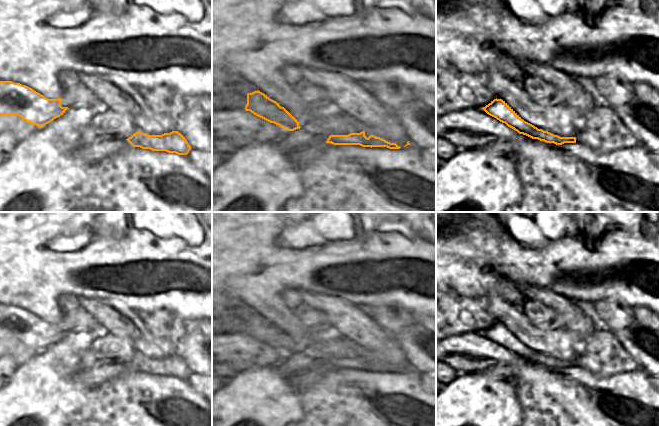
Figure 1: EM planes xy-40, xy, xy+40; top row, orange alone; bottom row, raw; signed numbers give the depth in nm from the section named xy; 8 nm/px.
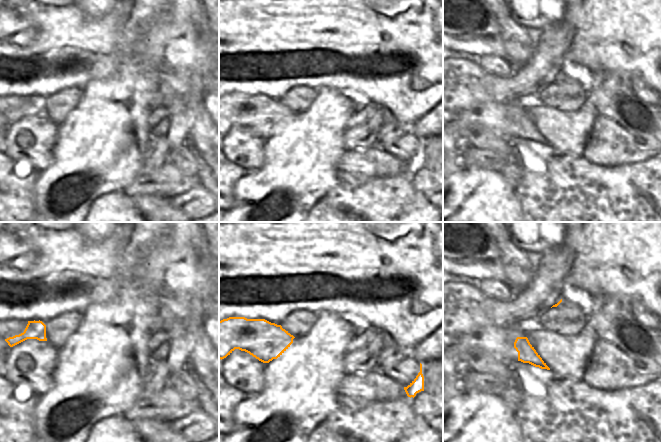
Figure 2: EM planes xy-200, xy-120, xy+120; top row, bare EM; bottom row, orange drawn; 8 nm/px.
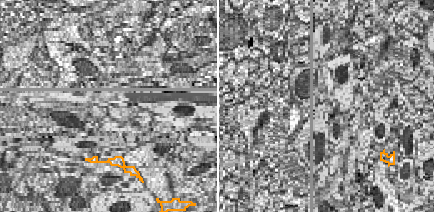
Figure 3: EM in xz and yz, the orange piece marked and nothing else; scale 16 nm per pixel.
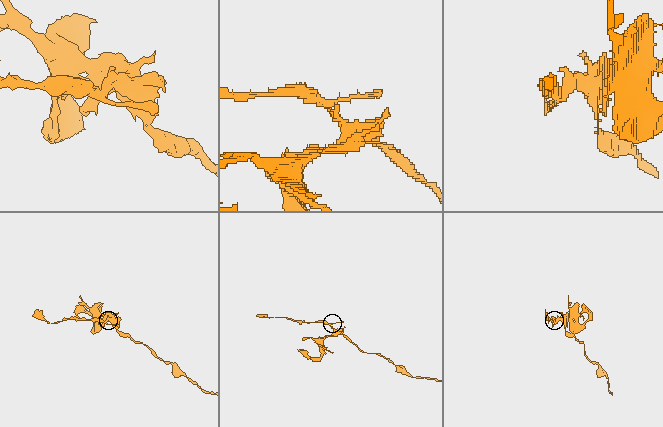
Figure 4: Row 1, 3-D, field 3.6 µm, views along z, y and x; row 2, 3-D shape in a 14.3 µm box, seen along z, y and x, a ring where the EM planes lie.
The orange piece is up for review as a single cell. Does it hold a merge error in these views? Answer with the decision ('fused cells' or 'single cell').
fused cells

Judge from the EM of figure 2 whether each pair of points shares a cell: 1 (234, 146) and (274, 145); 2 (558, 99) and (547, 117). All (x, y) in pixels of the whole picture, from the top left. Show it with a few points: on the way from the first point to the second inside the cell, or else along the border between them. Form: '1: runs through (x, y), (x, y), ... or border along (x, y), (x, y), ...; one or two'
1: border along (264, 139), (264, 162), (257, 168); two
2: border along (535, 94), (547, 106), (559, 110), (575, 111); two

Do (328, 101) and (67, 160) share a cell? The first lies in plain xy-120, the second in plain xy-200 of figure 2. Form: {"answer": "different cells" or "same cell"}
{"answer": "same cell"}

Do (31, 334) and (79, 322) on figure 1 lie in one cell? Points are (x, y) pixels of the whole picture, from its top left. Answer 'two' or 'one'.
one

